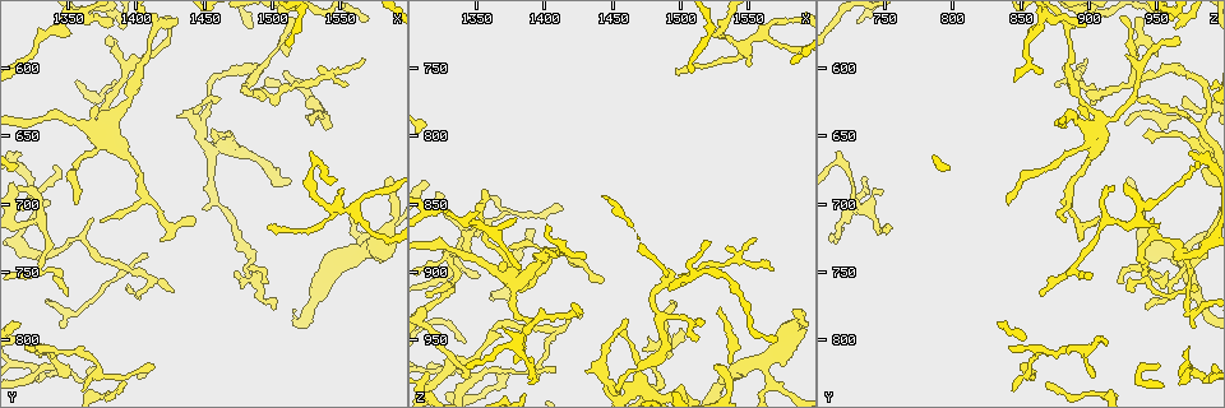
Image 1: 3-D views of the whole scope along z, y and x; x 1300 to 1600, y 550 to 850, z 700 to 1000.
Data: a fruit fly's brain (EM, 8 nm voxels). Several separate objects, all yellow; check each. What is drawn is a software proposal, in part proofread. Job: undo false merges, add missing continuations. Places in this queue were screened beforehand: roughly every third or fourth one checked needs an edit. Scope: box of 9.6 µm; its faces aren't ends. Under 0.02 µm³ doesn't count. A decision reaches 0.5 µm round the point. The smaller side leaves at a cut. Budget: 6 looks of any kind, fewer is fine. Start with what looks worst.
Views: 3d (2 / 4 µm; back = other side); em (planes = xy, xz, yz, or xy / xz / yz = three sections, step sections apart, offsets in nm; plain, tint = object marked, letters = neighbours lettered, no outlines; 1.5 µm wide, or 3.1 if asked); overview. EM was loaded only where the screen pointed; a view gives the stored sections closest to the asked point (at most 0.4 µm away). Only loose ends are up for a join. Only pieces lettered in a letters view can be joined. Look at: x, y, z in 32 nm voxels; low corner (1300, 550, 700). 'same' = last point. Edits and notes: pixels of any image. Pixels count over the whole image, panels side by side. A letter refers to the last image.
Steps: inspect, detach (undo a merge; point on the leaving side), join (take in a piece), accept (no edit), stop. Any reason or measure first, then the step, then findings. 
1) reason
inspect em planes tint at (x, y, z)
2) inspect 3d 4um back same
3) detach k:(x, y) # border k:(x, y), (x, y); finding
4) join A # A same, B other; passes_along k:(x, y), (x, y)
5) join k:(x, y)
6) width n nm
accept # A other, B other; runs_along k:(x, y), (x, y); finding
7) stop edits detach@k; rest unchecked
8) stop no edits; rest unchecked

thin end
inspect em xy step 8 letters at (1460, 624, 936)

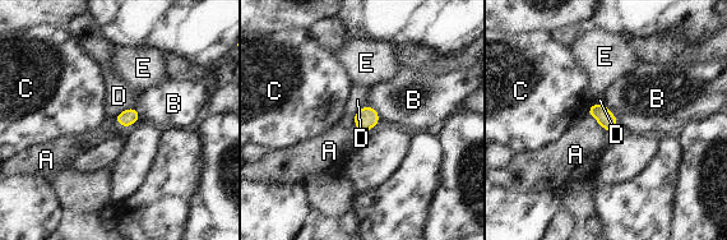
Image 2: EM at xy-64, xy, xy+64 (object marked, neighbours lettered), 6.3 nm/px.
inspect em planes letters same

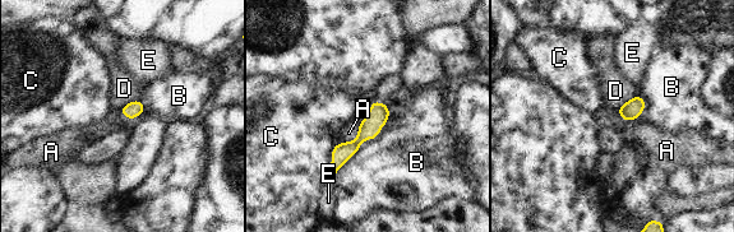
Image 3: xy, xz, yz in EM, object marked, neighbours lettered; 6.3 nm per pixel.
width 90 nm; longest_contact B 550 nm
accept # A other, B other, C other, D other, E other; none of them fits

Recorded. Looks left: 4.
thin end
inspect 3d 2um at (1566, 592, 898)

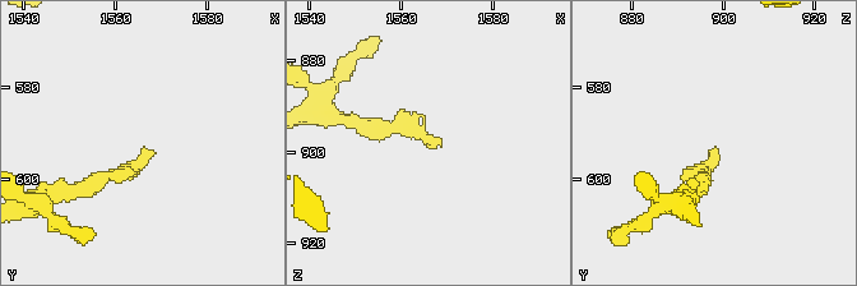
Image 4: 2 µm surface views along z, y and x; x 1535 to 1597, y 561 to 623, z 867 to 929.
inspect em planes plain at (1566, 593, 898)

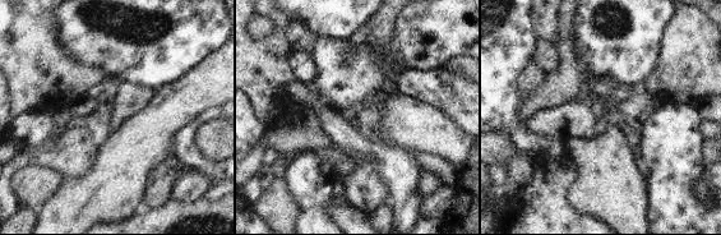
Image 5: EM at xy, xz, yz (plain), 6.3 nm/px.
what lies round it
inspect em planes letters same

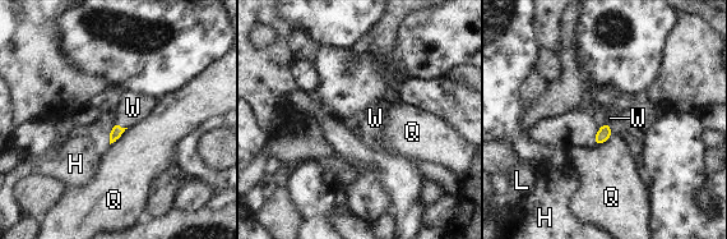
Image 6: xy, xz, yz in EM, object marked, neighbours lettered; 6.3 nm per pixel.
width 70 nm
join W # H other, L other, Q other, W same; passes_along 6:(117, 131), (120, 127), (133, 107); the cell continues

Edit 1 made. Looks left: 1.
stop edits join@6; rest unchecked

